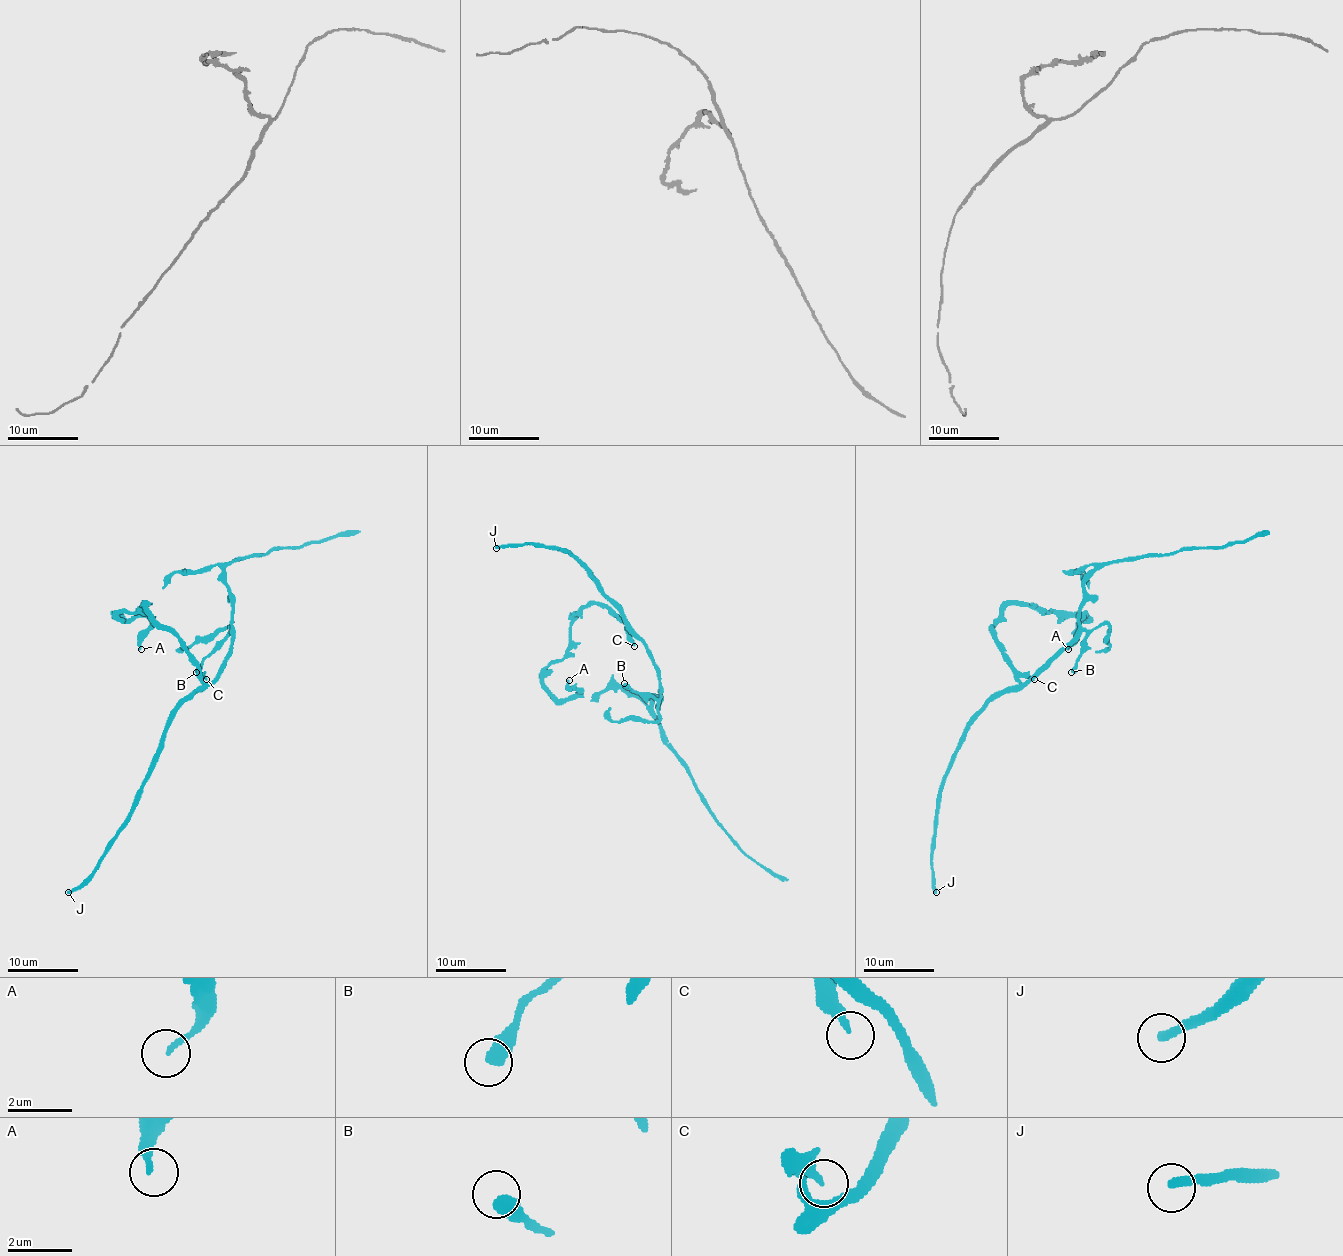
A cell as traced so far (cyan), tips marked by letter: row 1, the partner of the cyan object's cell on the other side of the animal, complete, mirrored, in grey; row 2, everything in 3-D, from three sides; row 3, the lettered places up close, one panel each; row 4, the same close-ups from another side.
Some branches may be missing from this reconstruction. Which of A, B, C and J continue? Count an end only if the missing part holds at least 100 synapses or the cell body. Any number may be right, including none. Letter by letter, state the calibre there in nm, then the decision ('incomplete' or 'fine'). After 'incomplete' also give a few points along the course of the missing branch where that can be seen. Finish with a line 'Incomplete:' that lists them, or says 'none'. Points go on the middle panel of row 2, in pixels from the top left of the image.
A: 150 nm | fine
B: 480 nm | fine
C: 200 nm | fine
J: 280 nm | fine
Incomplete: none

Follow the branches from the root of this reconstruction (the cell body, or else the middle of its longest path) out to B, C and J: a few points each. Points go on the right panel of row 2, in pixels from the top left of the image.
B: (1053, 654), (1062, 652), (1084, 631), (1087, 633), (1085, 649), (1071, 672)
C: (1053, 654), (1028, 681), (1020, 681), (1021, 677), (1034, 679)
J: (1053, 654), (1027, 681), (1002, 690), (970, 725), (956, 754), (938, 802), (931, 860), (936, 892)

